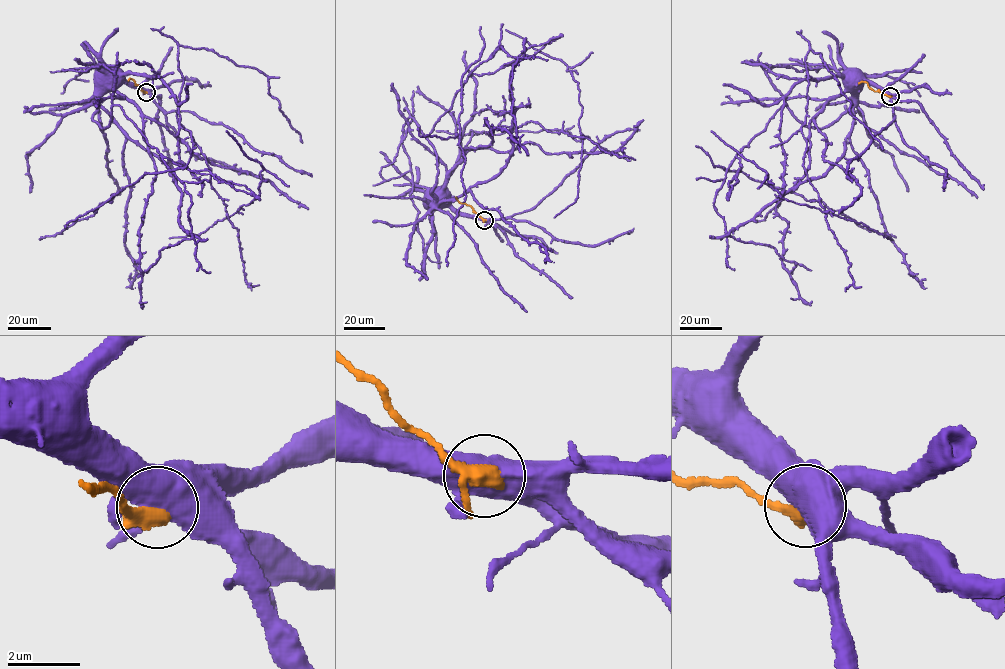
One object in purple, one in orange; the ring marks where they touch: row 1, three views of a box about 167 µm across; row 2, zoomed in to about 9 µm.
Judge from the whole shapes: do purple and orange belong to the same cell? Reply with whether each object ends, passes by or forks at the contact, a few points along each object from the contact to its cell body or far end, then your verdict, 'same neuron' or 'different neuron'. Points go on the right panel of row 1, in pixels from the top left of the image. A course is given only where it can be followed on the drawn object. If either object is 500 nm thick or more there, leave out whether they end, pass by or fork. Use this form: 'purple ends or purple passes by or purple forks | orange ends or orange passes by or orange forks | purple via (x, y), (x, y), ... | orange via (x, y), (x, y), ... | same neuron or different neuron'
purple via (890, 96), (867, 81), (856, 90), (853, 87) | orange via (890, 96), (875, 91), (866, 82), (859, 84) | different neuron

